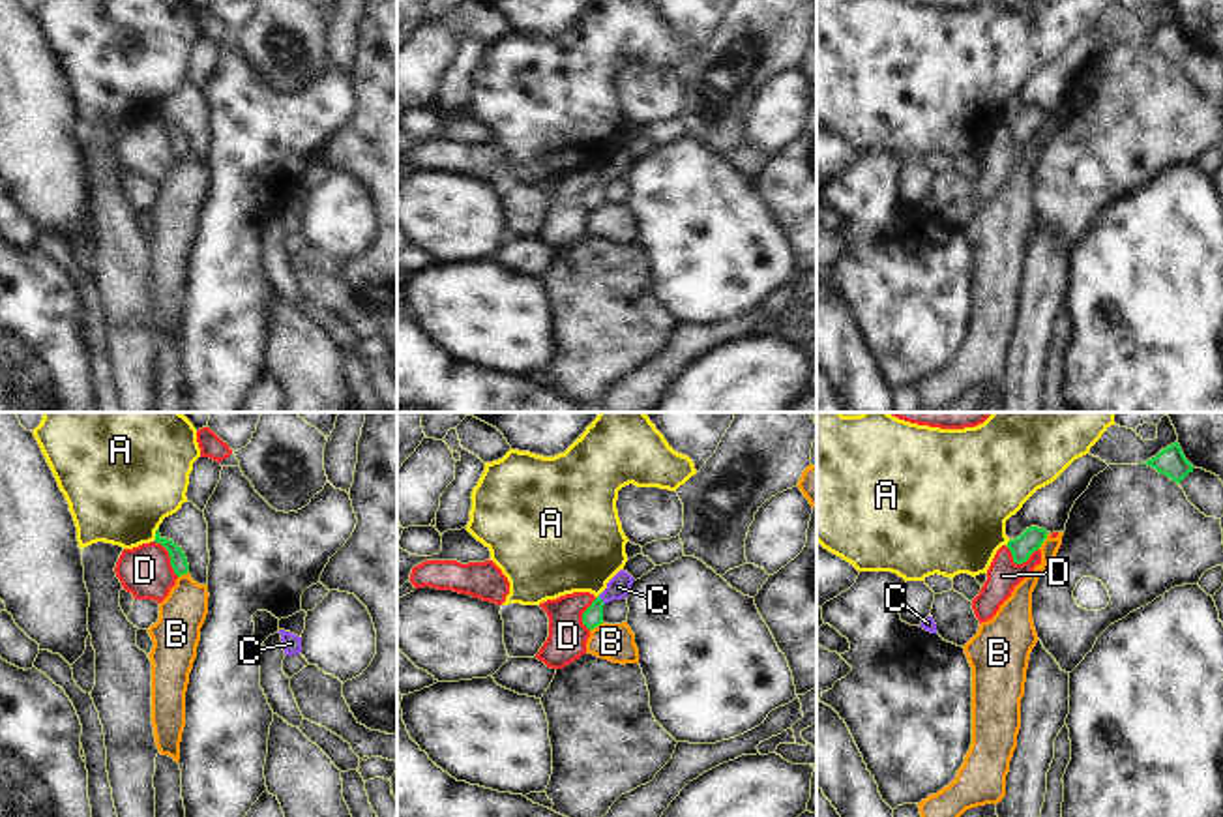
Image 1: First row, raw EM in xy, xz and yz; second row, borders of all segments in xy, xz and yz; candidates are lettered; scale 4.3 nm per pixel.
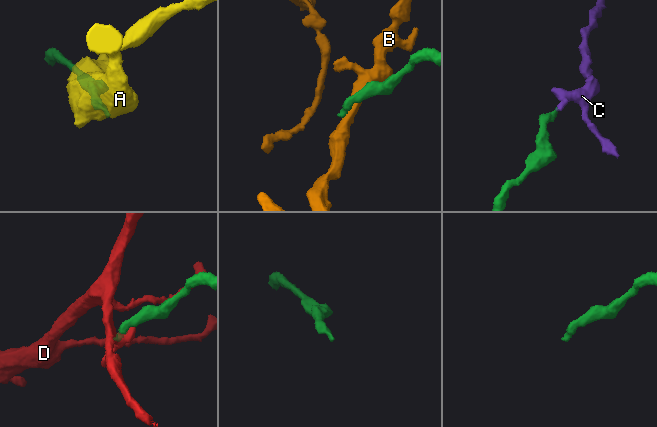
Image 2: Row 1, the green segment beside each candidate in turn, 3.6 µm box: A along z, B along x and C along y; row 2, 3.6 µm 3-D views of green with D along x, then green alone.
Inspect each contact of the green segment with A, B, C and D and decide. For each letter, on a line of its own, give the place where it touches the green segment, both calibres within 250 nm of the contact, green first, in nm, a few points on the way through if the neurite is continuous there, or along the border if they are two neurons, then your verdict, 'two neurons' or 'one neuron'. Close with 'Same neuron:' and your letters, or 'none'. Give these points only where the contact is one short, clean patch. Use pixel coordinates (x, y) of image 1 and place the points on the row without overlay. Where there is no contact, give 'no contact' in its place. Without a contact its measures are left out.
A: contact xy (156, 115); calibres 70 and 460 nm; two neurons
B: contact yz (1046, 118); calibres 100 and 80 nm; border yz (1049, 113), (1038, 128); two neurons
C: contact xz (602, 180); calibres 90 and 90 nm; way xz (592, 197), (602, 180), (618, 167); one neuron
D: contact yz (1019, 143); calibres 100 and 140 nm; border yz (1004, 126), (1016, 143), (1023, 143), (1038, 128); two neurons
Same neuron: C

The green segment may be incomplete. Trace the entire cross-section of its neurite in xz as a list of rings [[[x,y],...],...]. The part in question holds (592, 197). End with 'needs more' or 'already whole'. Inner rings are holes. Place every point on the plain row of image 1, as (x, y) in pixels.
[[[620,150],[609,163],[607,169],[592,182],[592,186],[582,193],[582,204],[588,210],[597,208],[603,204],[603,186],[612,182],[612,180],[622,180],[627,176],[633,157]]]; needs more

